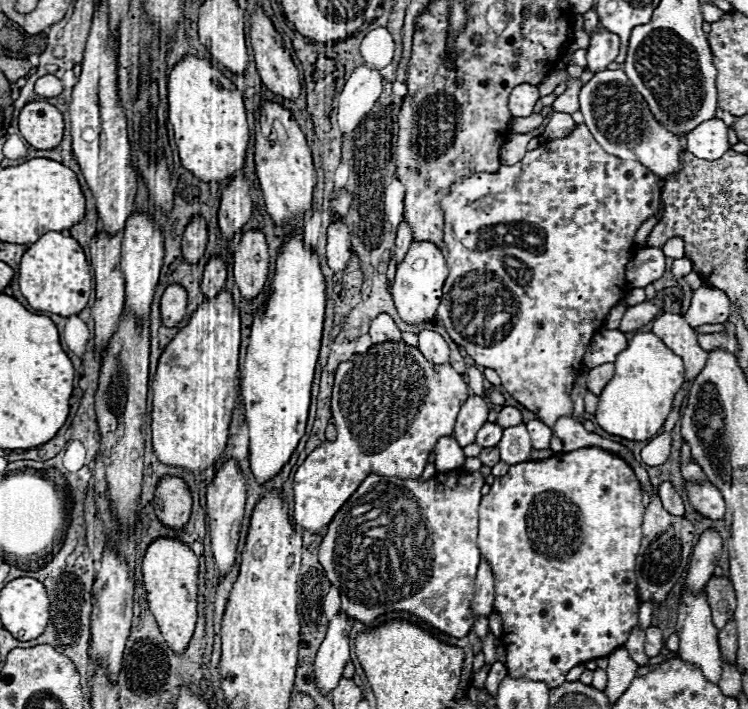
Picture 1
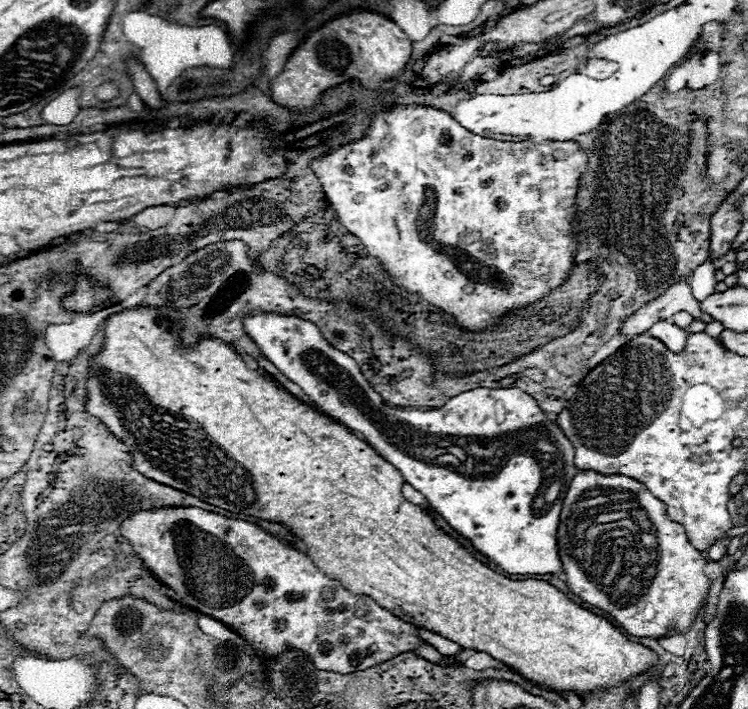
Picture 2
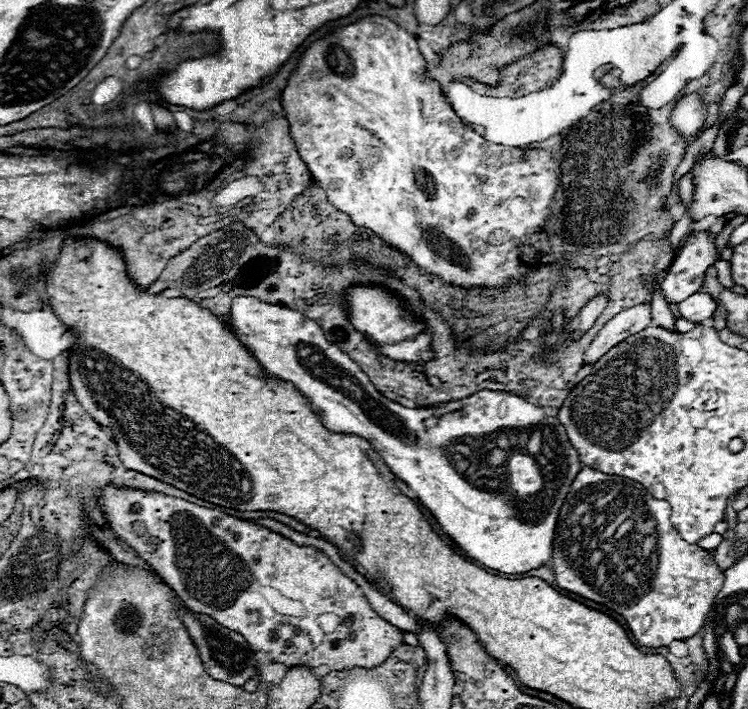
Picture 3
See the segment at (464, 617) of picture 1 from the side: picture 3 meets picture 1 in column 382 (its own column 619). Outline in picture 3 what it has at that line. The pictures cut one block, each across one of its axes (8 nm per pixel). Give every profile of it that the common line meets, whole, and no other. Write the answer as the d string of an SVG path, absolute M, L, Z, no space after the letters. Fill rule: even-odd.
M582 466L560 508L552 542L552 558L548 562L560 588L618 612L626 620L636 642L646 648L660 648L674 640L696 636L706 624L714 598L726 580L726 574L718 568L708 550L682 540L670 524L670 512L670 504L666 500L652 498L640 482ZM596 514L600 514L600 522L594 522Z

